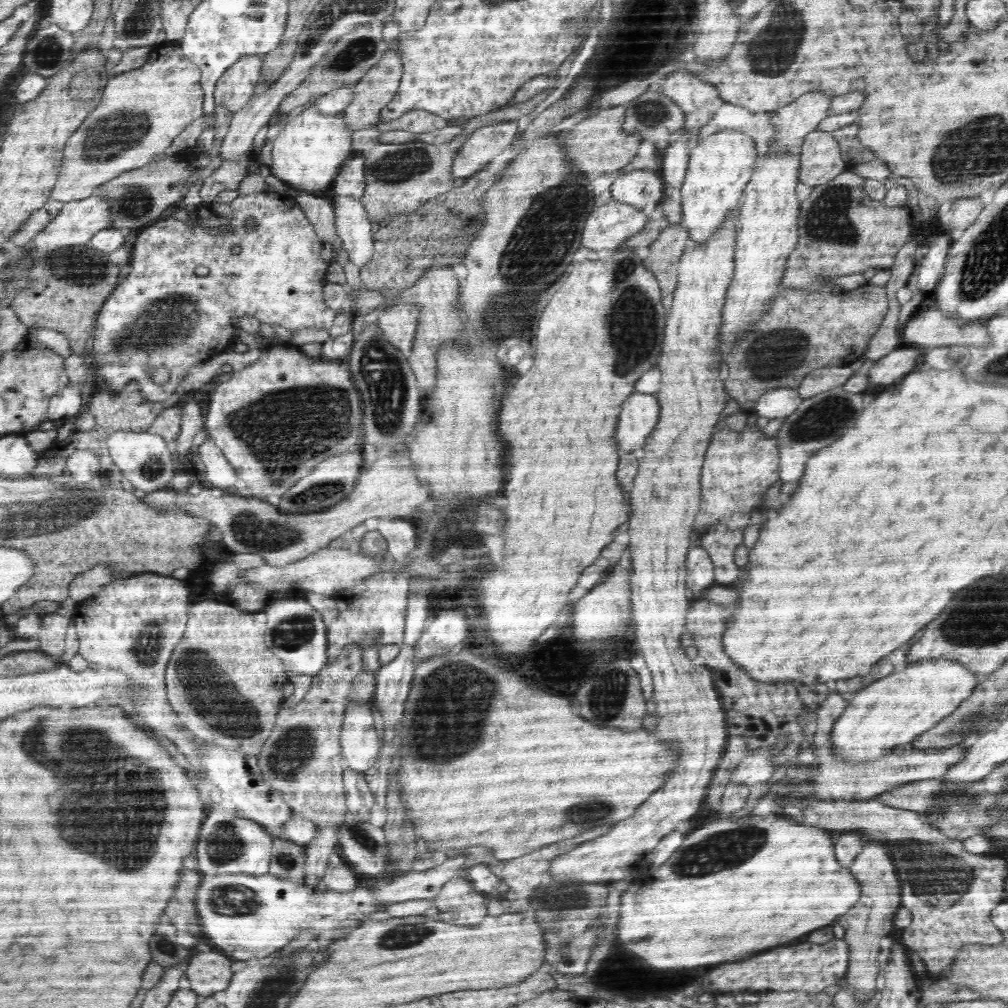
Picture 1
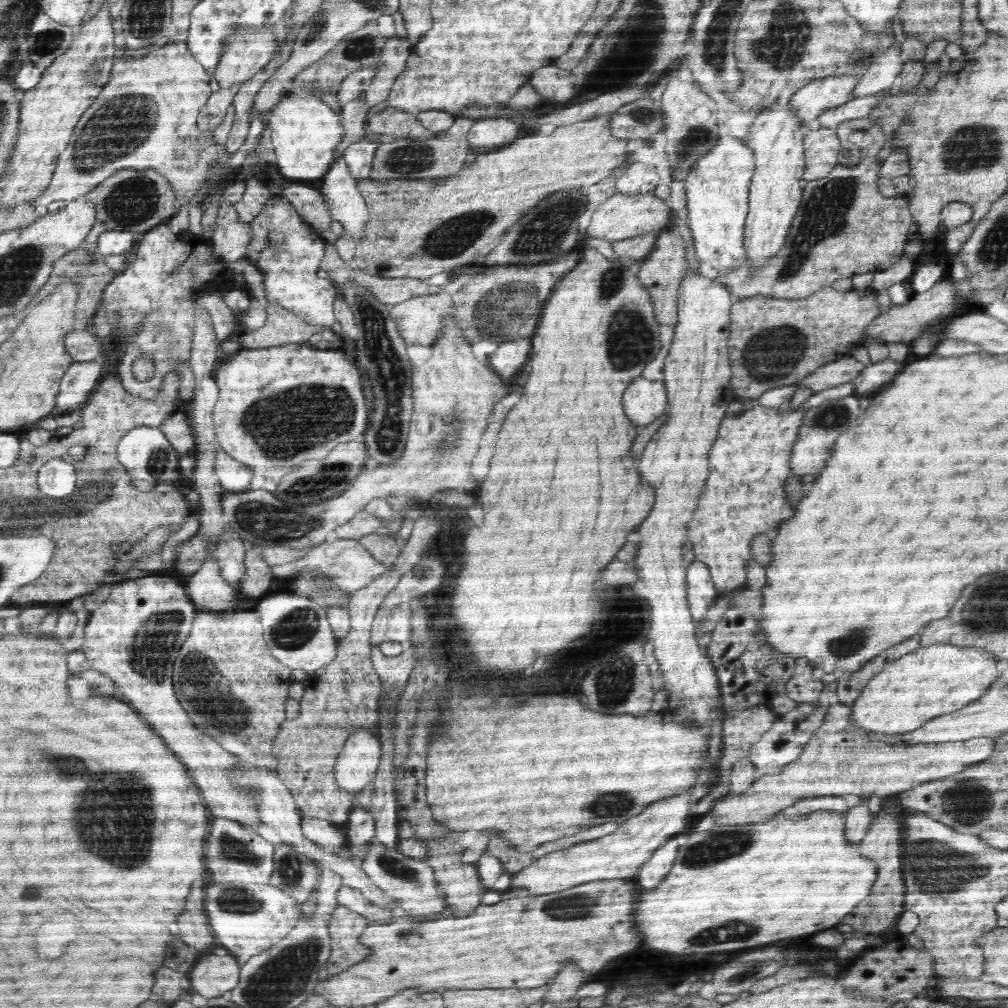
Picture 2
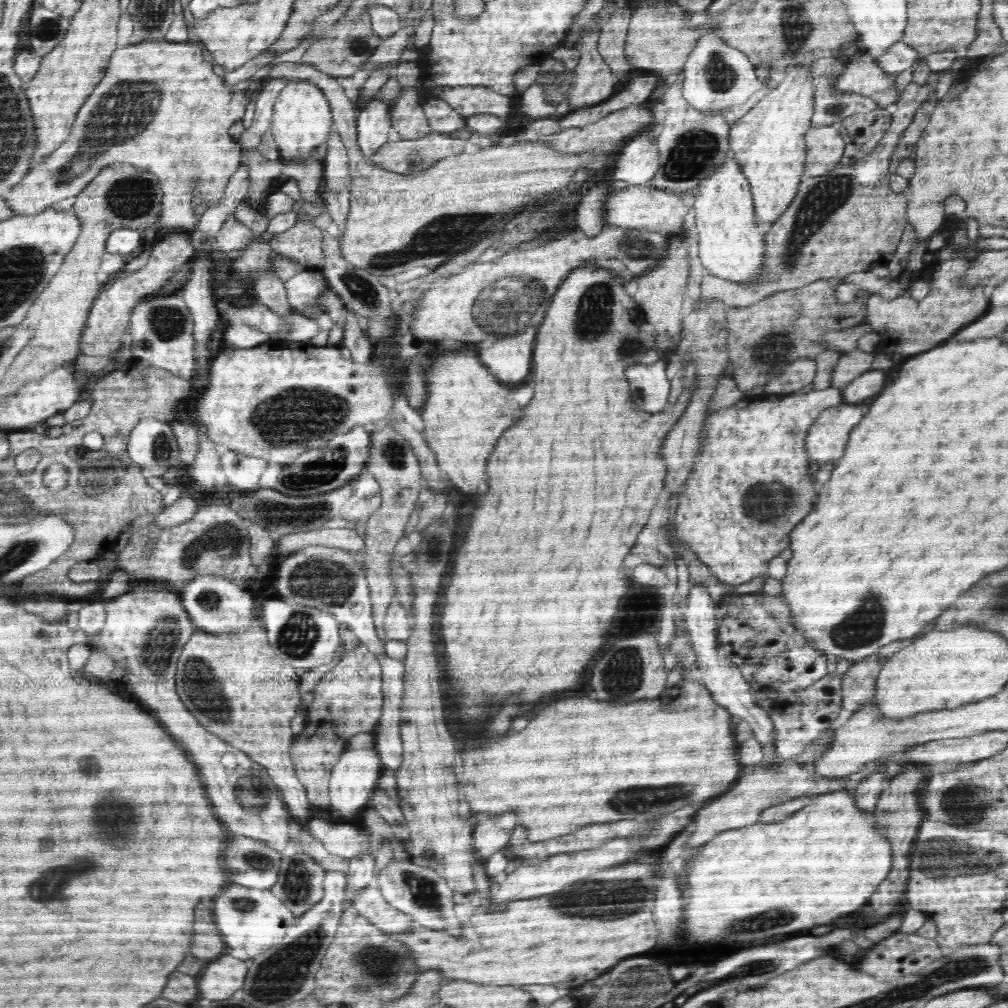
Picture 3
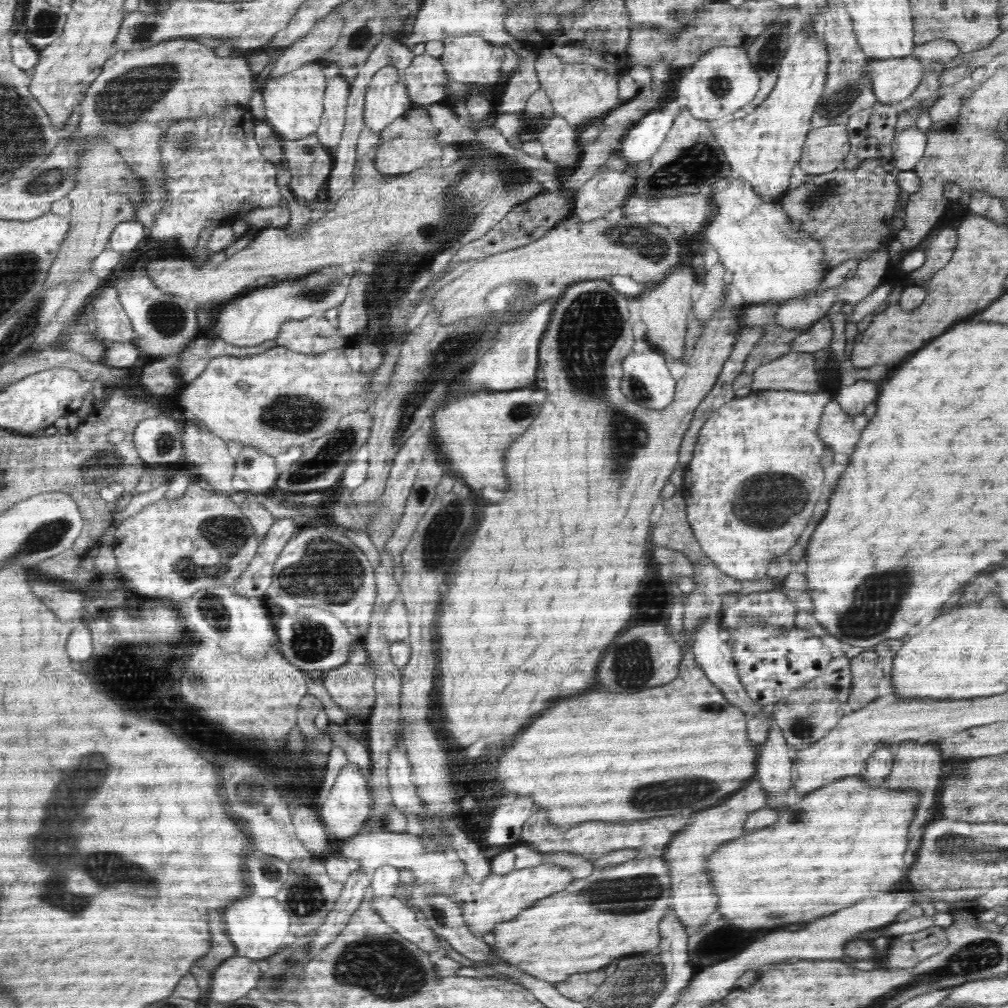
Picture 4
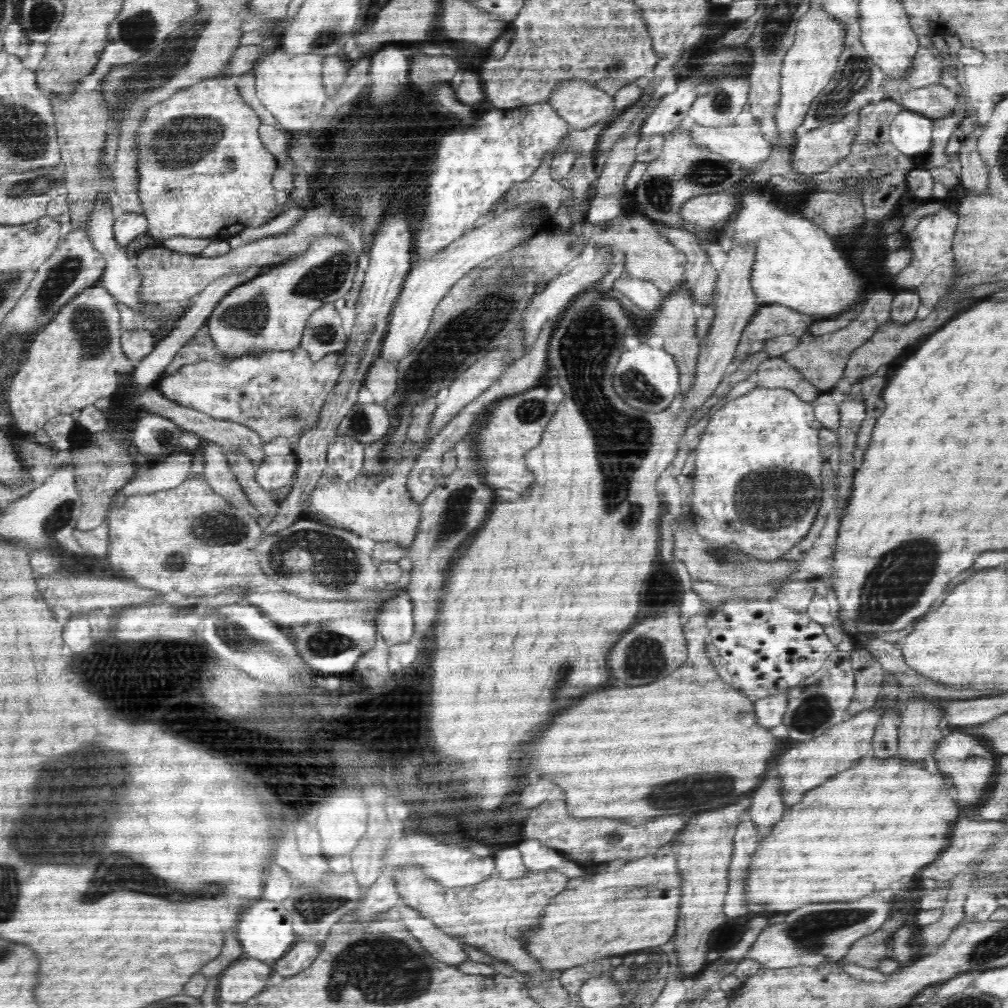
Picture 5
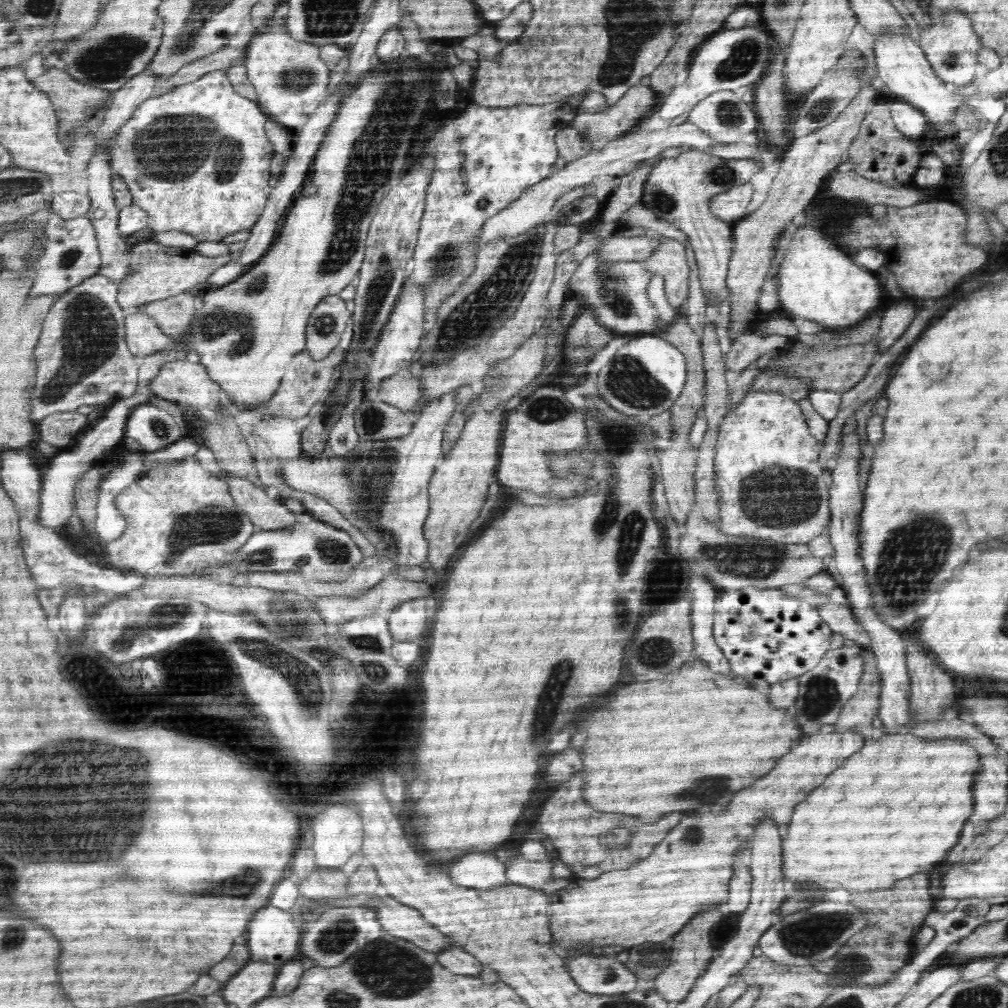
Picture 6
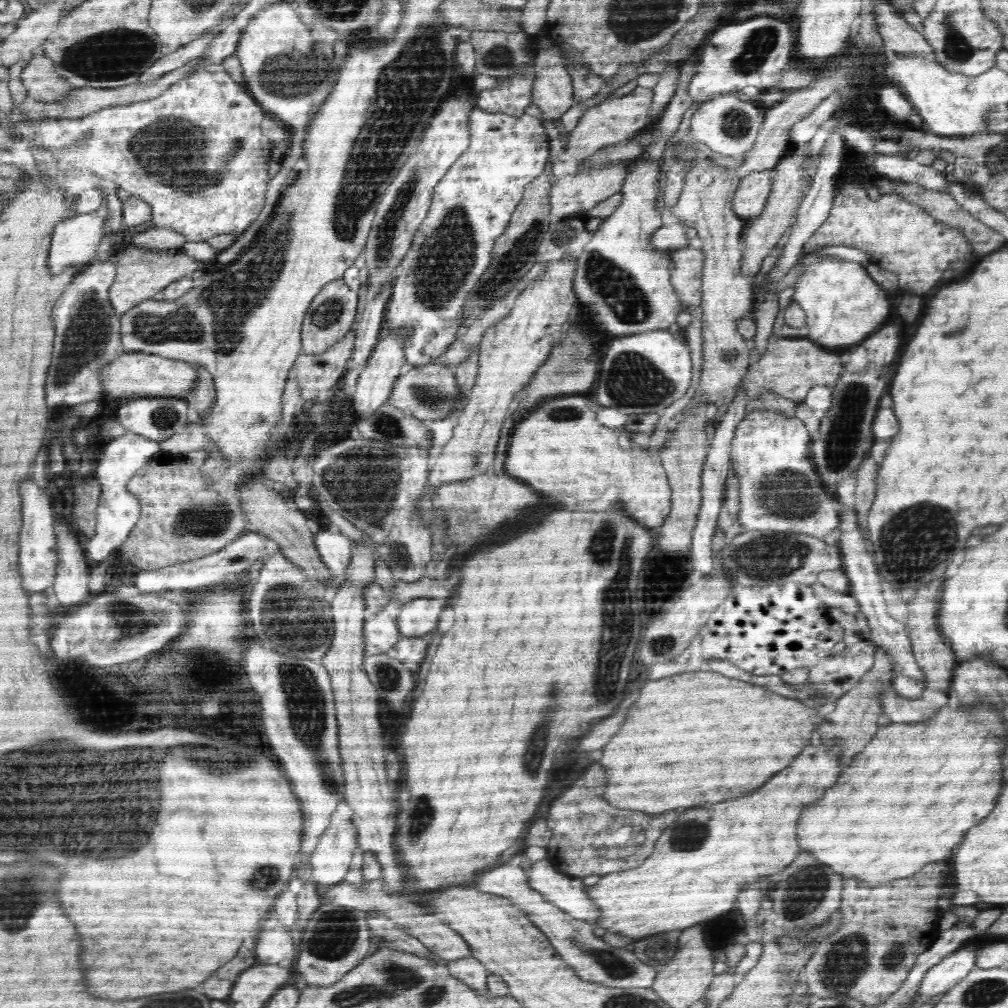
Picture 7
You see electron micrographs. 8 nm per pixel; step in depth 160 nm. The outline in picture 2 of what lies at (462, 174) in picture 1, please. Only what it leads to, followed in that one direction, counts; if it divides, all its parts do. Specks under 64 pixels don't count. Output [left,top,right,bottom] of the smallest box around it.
[468,118,522,154]

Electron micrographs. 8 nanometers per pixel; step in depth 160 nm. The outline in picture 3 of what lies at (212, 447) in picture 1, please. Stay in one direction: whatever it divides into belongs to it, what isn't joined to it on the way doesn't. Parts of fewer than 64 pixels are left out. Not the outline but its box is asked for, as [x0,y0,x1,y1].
[220,450,266,490]

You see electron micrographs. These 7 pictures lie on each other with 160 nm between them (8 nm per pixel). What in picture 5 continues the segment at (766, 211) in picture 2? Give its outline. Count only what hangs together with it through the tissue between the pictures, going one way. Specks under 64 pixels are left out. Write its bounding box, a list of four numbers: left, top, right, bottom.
[680,5,844,174]

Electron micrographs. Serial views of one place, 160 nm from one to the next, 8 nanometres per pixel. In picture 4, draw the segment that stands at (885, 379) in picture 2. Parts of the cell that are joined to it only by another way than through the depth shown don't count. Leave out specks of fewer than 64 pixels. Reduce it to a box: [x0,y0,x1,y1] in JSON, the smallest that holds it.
[835,380,880,415]

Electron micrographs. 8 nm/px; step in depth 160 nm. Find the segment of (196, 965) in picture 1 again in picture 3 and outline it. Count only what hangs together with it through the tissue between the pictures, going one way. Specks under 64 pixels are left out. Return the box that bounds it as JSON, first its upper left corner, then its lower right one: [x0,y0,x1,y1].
[198,956,252,1000]

